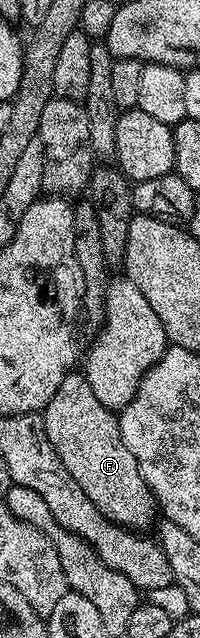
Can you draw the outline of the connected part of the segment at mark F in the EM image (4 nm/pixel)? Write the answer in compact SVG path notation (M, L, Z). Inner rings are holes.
M75 373L64 375L58 392L54 392L50 404L44 406L46 436L54 452L58 452L58 460L66 464L66 472L78 480L78 488L90 496L98 512L129 530L147 531L147 526L158 518L158 503L152 489L138 468L138 460L134 460L134 452L130 452L122 440L119 417L98 404L98 396L94 396L94 388L90 388L87 377Z

